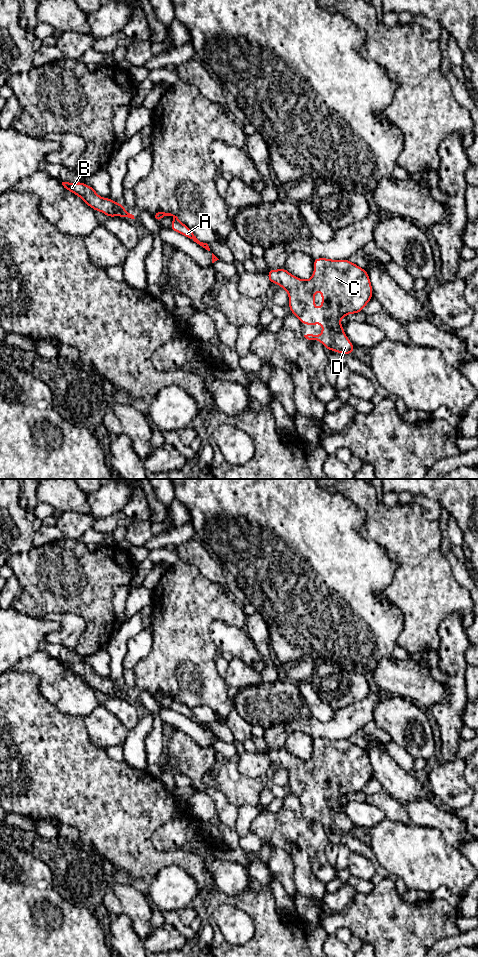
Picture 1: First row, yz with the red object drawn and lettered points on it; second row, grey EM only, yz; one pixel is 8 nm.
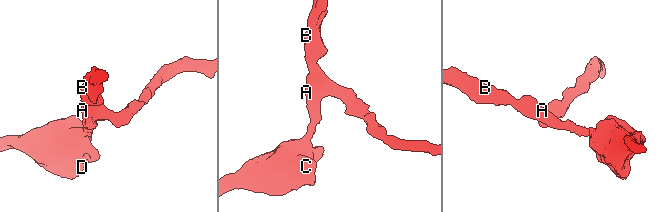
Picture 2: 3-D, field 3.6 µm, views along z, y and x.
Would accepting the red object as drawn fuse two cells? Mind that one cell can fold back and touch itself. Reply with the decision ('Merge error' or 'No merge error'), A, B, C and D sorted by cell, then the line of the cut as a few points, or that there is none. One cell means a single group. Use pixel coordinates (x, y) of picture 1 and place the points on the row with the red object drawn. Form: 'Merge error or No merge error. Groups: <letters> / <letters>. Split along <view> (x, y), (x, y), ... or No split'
No merge error. Groups: A B C D. No split

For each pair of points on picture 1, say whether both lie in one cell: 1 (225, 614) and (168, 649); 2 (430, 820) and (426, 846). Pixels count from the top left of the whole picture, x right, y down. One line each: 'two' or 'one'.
1: one
2: two

